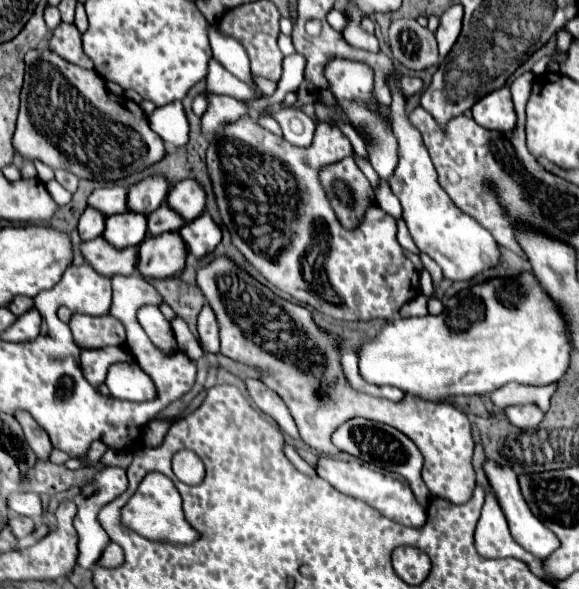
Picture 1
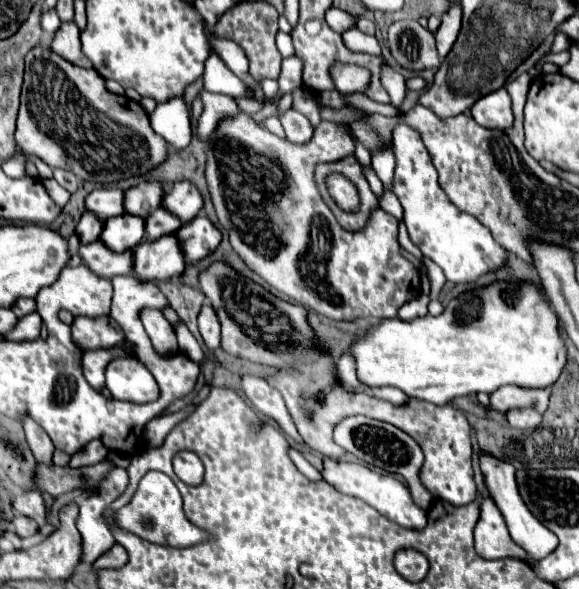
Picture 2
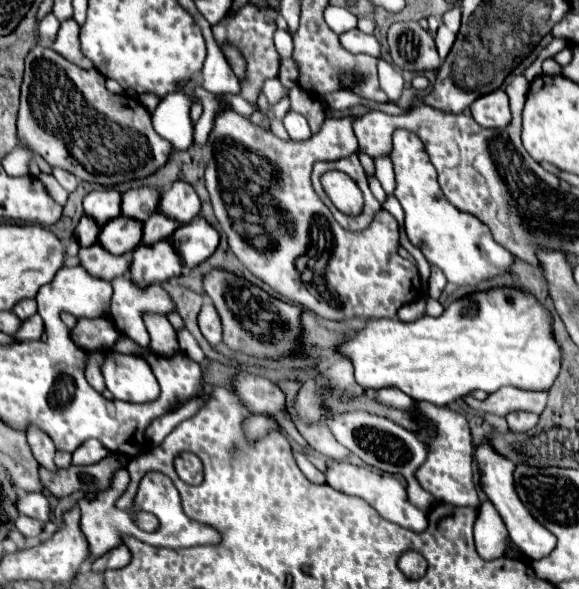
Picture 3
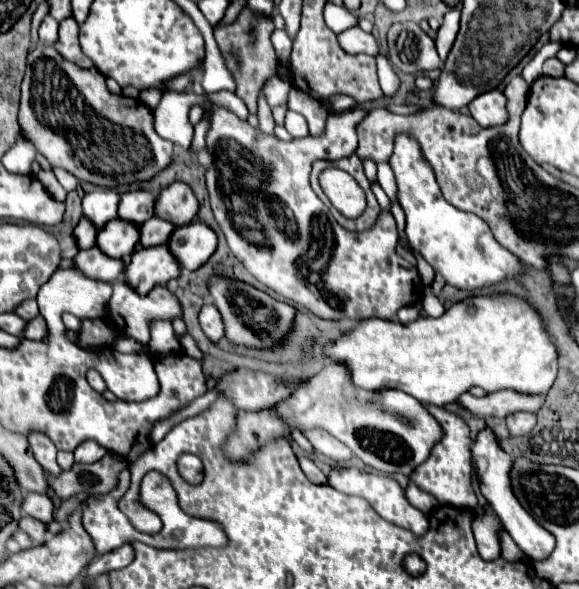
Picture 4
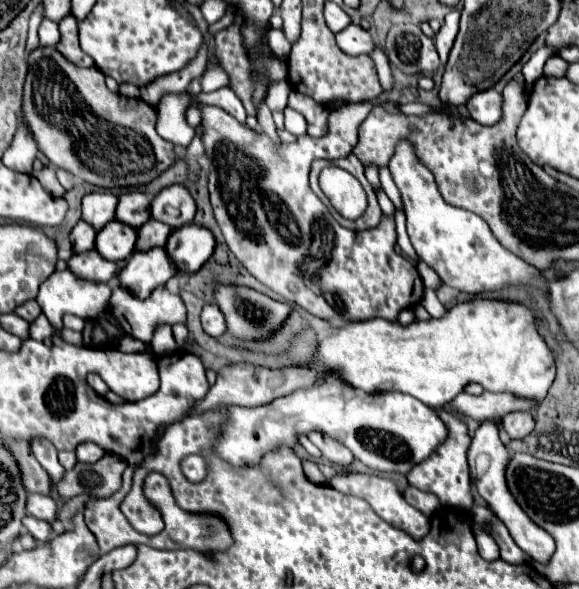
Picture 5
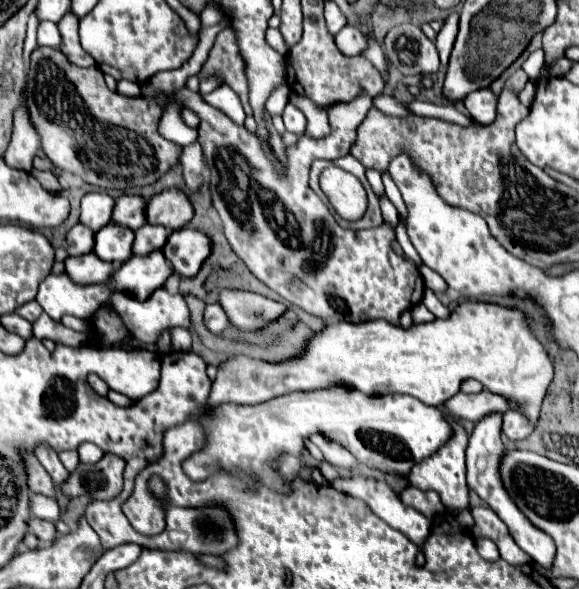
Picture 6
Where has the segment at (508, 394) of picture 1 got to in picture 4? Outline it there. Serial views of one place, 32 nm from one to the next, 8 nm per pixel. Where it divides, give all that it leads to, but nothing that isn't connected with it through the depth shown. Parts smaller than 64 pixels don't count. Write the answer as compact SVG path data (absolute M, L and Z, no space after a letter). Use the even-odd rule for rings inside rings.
M500 390L492 394L484 394L482 398L476 398L472 394L462 394L456 404L466 410L468 414L476 418L504 418L512 412L538 412L540 404L544 402L544 396L524 396L512 390Z

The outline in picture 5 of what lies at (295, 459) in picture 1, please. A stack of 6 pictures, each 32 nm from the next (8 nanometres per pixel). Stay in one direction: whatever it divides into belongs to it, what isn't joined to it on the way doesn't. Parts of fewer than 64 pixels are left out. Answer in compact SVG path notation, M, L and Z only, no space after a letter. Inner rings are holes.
M304 460L304 462L302 462L302 466L304 466L304 474L306 474L306 478L308 478L310 482L314 482L314 484L328 484L328 482L326 482L326 478L322 476L322 472L318 470L318 466L316 466L314 462Z

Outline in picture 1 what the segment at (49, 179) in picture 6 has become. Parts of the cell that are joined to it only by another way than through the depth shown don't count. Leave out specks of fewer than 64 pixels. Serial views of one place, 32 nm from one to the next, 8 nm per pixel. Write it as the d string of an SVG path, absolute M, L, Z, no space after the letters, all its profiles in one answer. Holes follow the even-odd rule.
M55 179L45 184L46 189L58 206L64 206L72 199L72 194L63 188Z

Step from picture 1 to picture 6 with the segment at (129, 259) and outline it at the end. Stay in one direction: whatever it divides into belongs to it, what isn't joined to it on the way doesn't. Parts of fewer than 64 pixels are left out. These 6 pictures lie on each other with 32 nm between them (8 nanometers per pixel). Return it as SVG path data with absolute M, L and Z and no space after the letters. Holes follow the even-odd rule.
M90 252L90 254L78 256L78 258L66 258L64 272L78 286L100 284L100 282L106 284L108 276L114 272L114 266L108 262L102 262L94 252Z

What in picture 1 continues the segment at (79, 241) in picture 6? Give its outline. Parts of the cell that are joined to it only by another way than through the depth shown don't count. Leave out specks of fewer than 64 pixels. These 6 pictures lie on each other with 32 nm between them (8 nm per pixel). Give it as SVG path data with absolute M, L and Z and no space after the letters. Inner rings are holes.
M86 208L78 222L78 234L82 242L94 240L102 236L102 232L104 232L104 216L100 216L100 212L96 212L94 208Z

